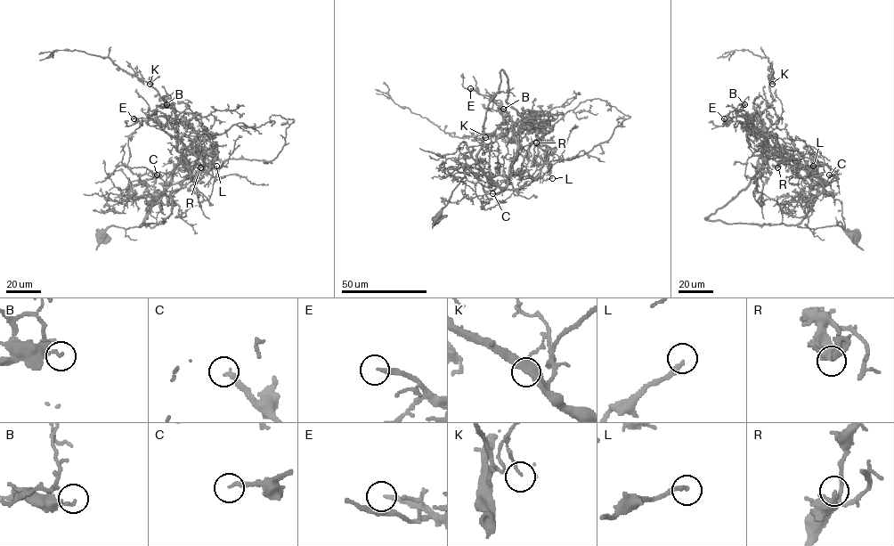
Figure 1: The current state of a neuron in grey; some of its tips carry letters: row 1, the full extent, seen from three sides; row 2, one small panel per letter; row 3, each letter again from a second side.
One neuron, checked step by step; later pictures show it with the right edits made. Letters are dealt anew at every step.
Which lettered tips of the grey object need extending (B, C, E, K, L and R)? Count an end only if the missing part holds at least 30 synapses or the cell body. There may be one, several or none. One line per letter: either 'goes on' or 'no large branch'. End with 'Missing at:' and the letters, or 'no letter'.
B: no large branch
C: goes on
E: goes on
K: no large branch
L: no large branch
R: no large branch
Missing at: C, E

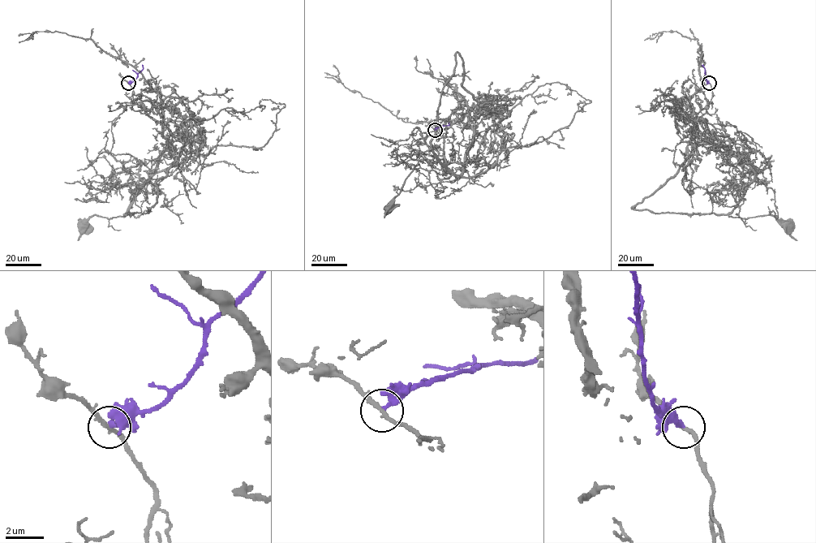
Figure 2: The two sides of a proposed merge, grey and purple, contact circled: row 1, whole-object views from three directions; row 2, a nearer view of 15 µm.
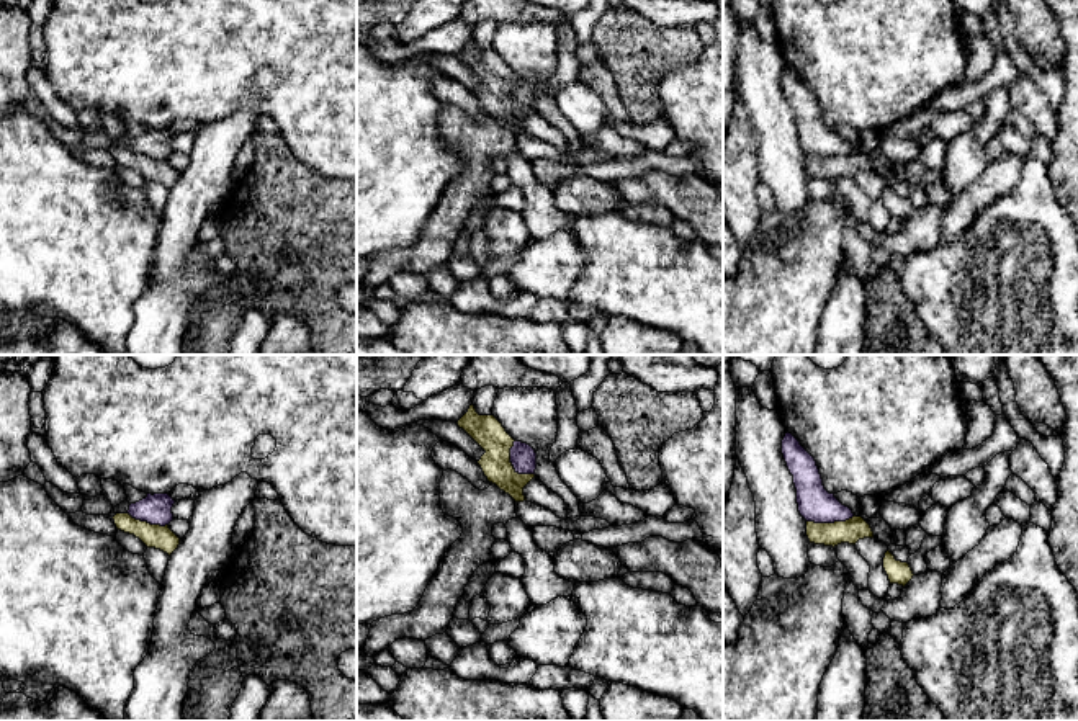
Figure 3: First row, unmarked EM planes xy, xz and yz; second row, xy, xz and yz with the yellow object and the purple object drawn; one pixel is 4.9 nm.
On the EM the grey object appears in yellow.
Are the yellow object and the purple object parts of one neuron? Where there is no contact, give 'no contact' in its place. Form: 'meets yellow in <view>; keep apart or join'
meets yellow in xz; keep apart

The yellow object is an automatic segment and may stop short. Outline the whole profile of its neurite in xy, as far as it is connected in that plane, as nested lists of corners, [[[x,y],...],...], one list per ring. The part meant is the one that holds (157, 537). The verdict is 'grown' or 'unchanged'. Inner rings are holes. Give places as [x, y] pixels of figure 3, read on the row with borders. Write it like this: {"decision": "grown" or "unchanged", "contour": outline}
{"decision": "unchanged", "contour": [[[116,513],[113,517],[118,530],[134,535],[139,538],[147,548],[155,548],[168,556],[178,548],[180,538],[168,528],[168,525],[150,525],[147,522],[141,522],[133,518],[129,513]]]}

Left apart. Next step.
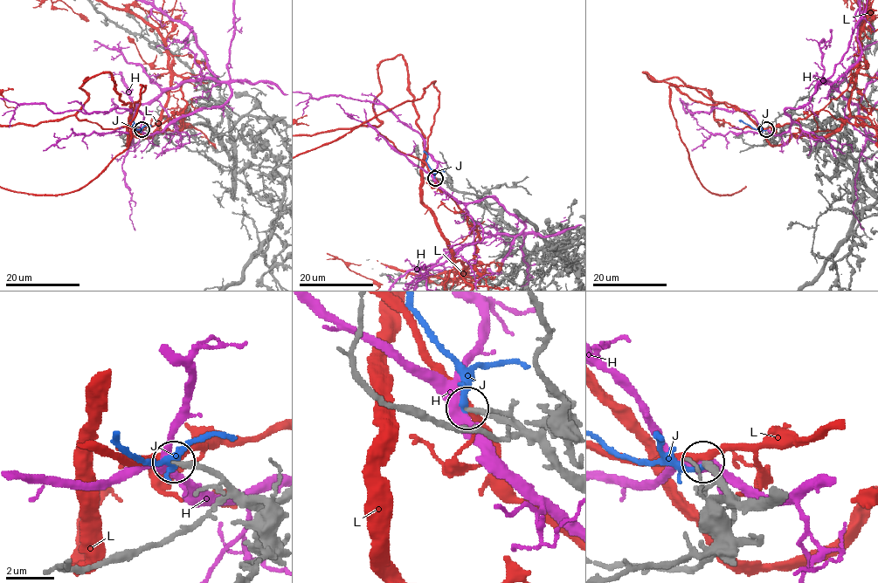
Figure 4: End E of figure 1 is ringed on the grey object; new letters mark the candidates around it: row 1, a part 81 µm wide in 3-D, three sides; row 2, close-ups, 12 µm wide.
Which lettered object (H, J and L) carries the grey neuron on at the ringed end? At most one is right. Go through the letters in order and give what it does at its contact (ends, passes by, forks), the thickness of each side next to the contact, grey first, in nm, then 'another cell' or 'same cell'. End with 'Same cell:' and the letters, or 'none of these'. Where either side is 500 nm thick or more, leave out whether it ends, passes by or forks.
H: it forks there; 240 nm thick on the grey side, 380 nm on the other; another cell
J: it passes by; 240 nm thick on the grey side, 200 nm on the other; another cell
L: it passes by; 280 nm thick on the grey side, 300 nm on the other; another cell
Same cell: none of these

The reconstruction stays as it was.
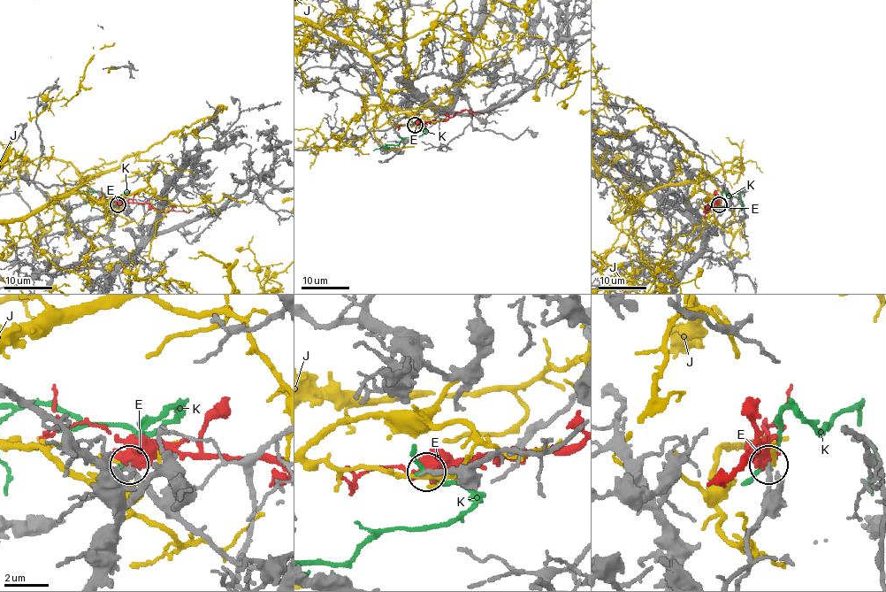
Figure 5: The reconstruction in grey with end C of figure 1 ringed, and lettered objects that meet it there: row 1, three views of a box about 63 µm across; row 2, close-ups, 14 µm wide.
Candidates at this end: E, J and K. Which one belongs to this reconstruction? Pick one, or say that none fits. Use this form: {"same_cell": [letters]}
{"same_cell": ["E"]}

